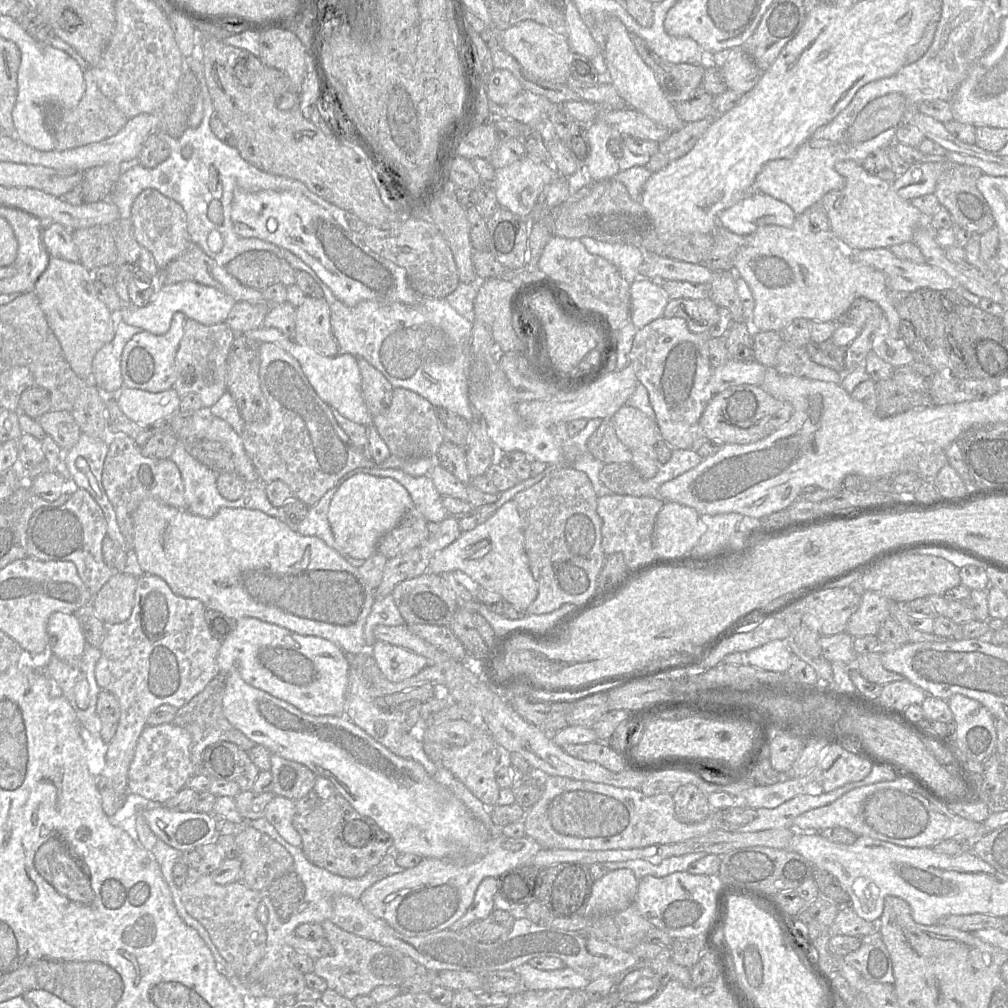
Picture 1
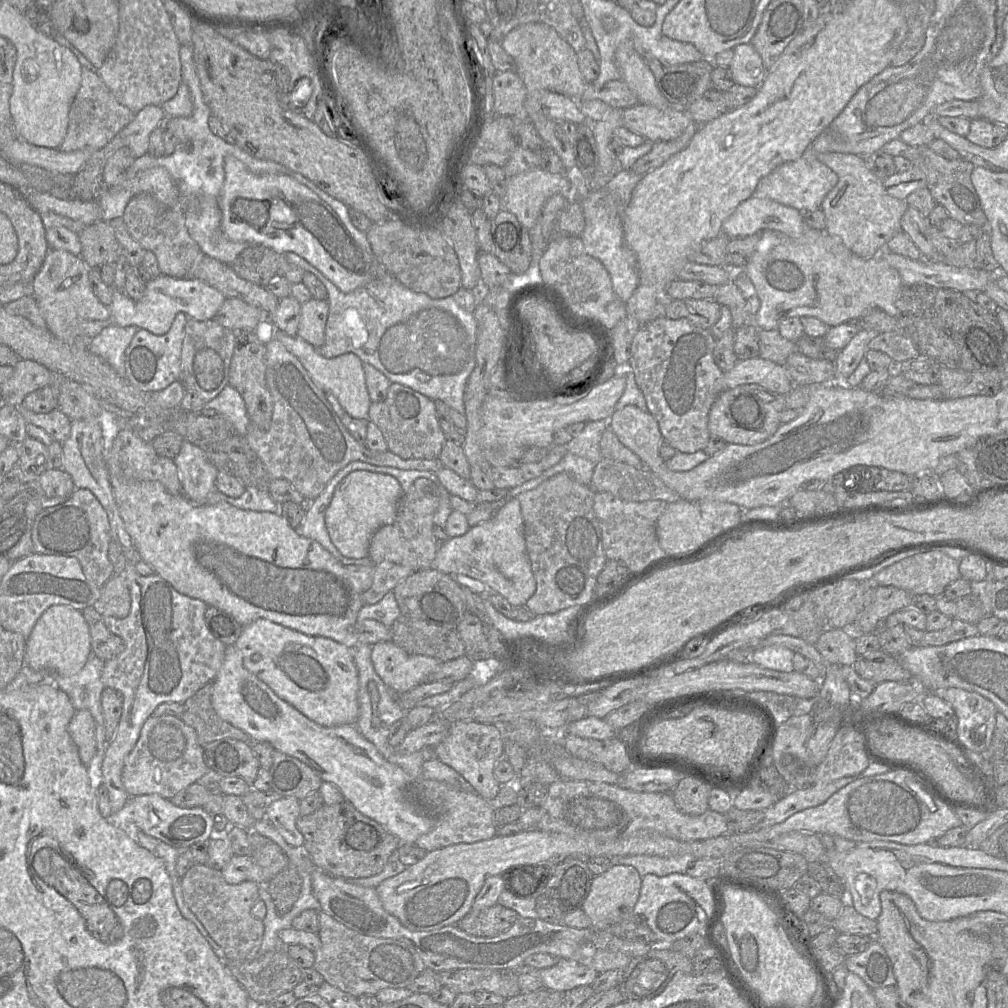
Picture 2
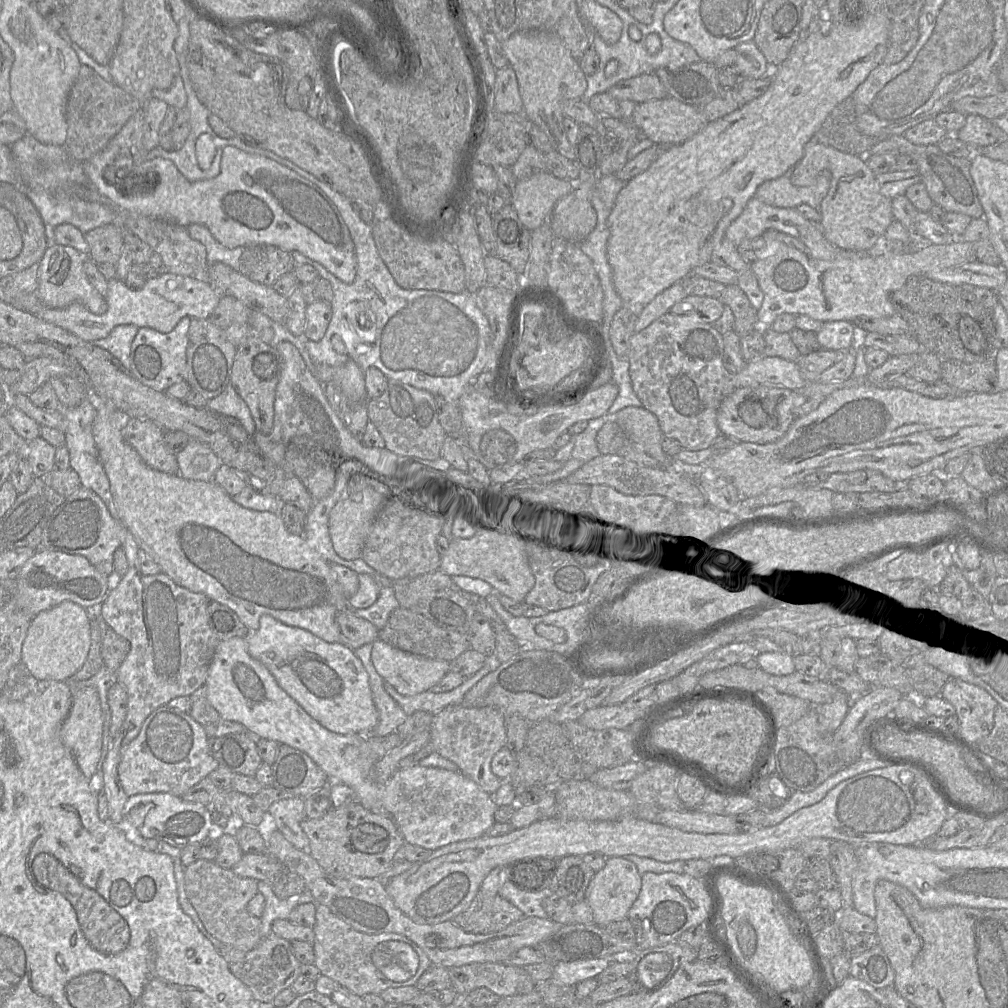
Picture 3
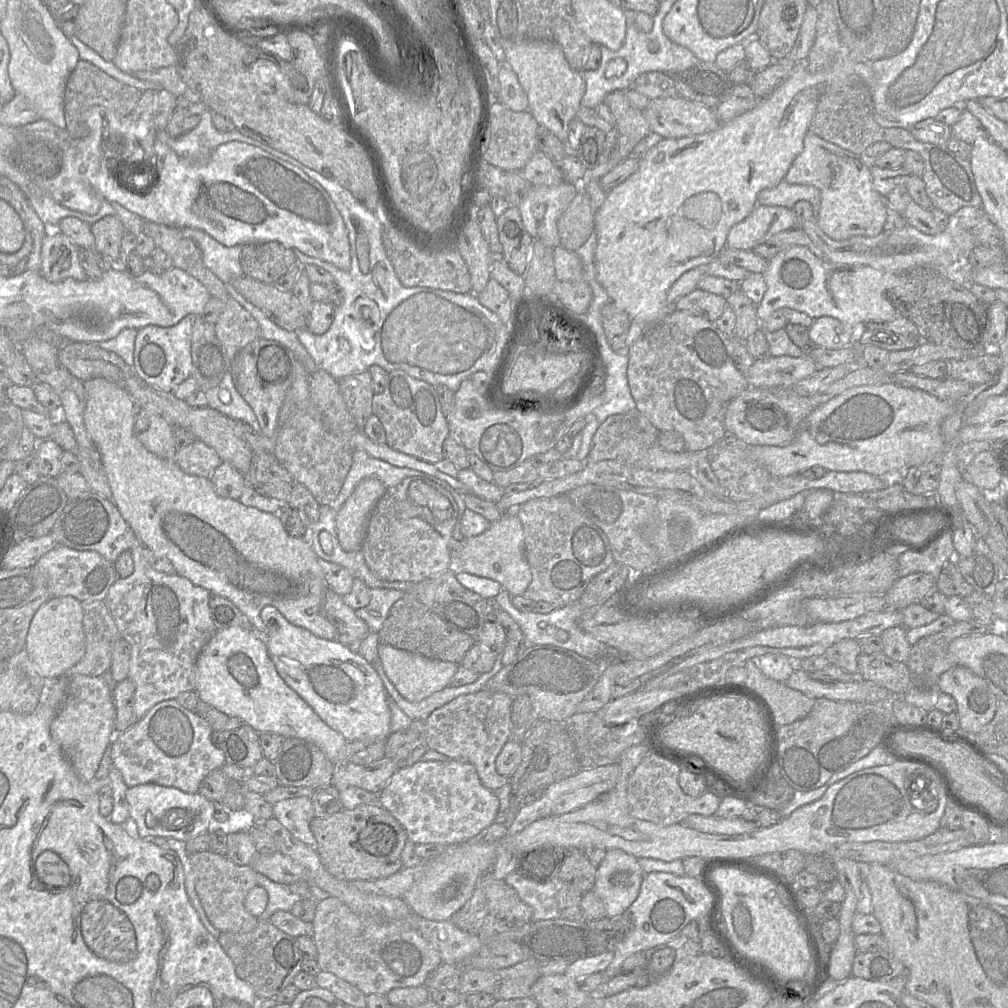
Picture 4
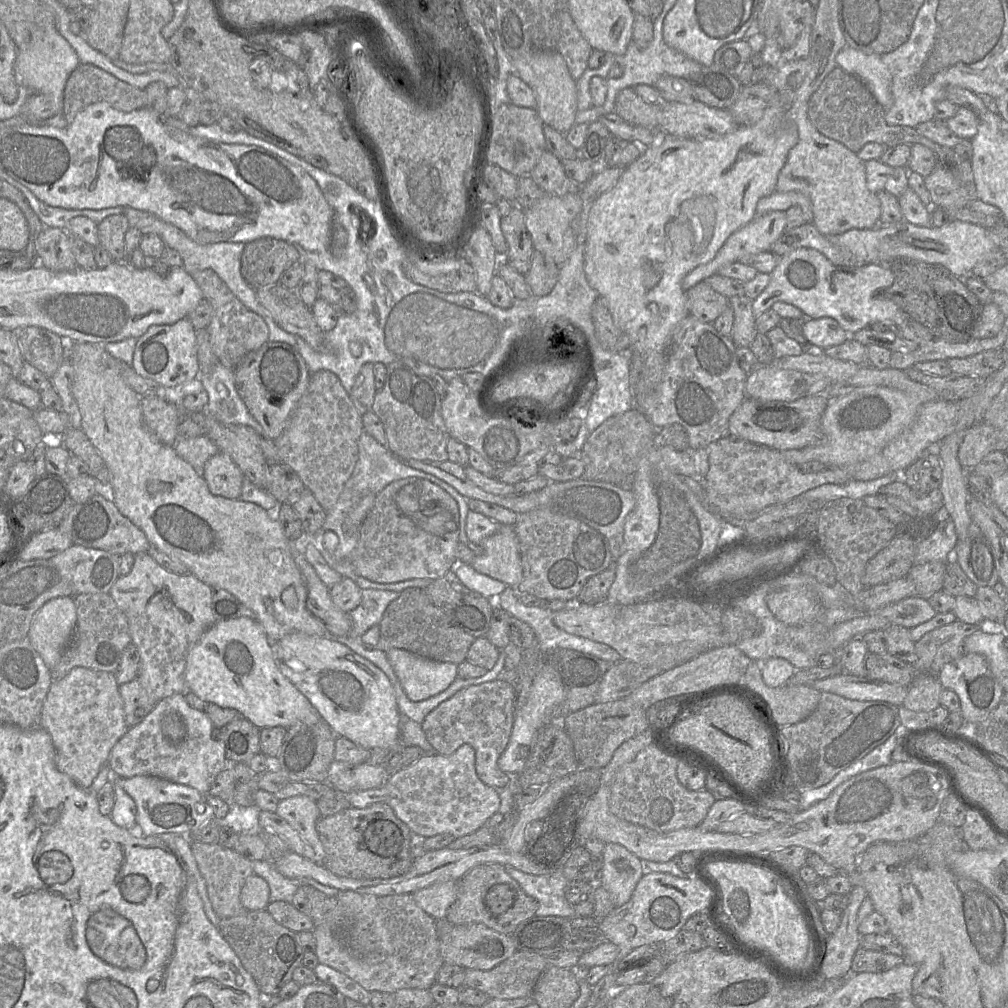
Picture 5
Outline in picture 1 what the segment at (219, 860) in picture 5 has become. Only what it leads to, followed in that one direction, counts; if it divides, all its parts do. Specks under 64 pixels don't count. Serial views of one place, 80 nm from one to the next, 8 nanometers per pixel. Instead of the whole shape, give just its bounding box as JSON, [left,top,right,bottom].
[180,868,266,978]

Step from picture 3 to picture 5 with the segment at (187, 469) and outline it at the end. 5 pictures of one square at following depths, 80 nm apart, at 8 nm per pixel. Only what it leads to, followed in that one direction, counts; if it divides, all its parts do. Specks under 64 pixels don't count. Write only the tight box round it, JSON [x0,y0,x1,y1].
[174,435,220,476]

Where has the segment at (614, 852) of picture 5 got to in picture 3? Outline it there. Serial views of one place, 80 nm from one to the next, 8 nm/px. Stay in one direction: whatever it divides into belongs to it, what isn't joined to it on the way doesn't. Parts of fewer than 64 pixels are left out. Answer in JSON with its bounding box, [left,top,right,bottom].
[585,857,642,927]

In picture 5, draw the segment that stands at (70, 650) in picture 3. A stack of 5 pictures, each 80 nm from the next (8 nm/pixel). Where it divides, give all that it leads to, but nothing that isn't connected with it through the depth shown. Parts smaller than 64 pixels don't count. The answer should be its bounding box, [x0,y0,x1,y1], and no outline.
[27,596,76,670]

